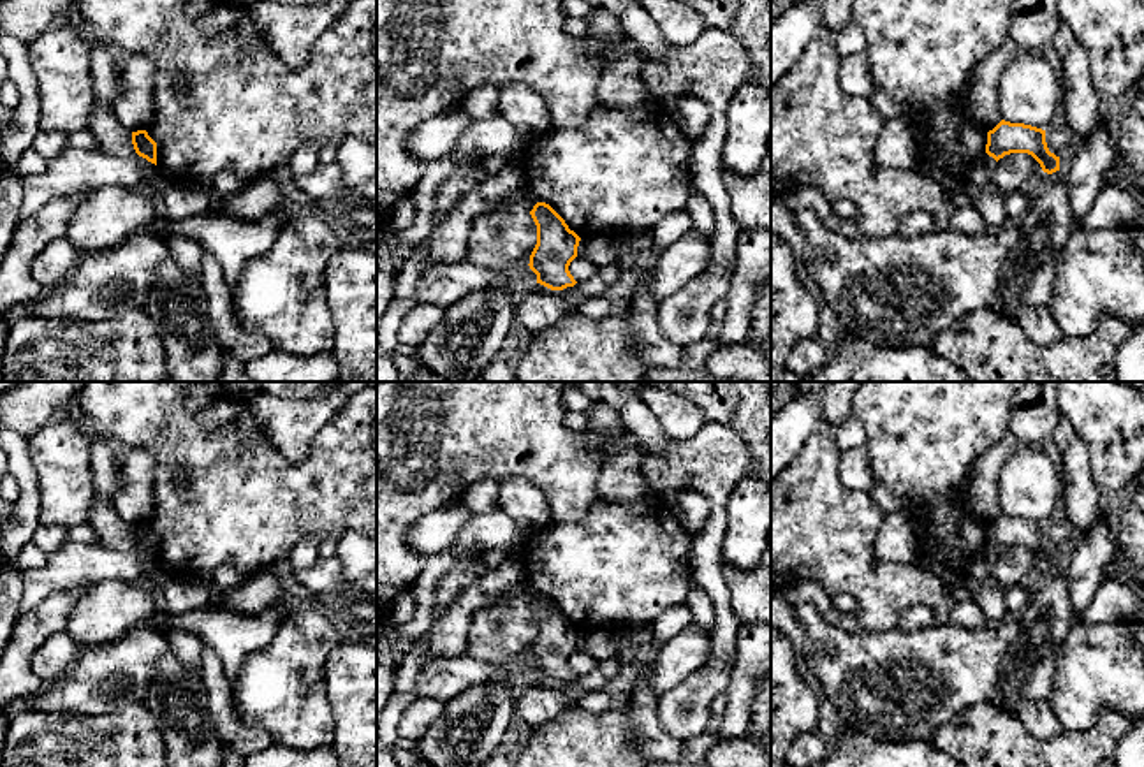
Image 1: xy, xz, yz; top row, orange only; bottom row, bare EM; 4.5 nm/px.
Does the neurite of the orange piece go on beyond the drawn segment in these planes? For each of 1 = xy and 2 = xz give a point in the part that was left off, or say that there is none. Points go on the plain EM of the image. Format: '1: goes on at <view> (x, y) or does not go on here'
1: does not go on here
2: does not go on here

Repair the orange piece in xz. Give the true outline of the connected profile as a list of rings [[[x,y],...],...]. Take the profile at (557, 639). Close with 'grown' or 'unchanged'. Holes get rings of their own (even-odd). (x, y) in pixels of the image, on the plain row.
[[[537,596],[530,609],[537,619],[537,639],[528,660],[537,668],[537,677],[551,684],[574,681],[577,676],[568,660],[577,651],[581,632],[546,596]]]; unchanged

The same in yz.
[[[1001,514],[987,526],[986,547],[996,556],[1010,547],[1028,547],[1040,558],[1044,566],[1060,565],[1060,551],[1049,545],[1045,524],[1024,517]]]; unchanged

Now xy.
[[[146,524],[132,526],[132,538],[139,551],[157,559],[157,537],[148,530]]]; unchanged

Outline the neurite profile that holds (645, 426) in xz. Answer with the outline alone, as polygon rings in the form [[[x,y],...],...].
[[[600,382],[600,399],[620,412],[623,426],[632,436],[660,454],[667,452],[671,440],[641,396],[625,392],[618,382]]]

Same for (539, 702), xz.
[[[544,679],[523,681],[516,712],[532,728],[553,721],[572,707],[568,697],[558,684],[551,684]]]

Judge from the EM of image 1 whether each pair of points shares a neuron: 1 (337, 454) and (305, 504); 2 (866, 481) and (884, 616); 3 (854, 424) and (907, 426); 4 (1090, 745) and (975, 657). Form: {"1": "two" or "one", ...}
{"1": "one", "2": "two", "3": "two", "4": "two"}

